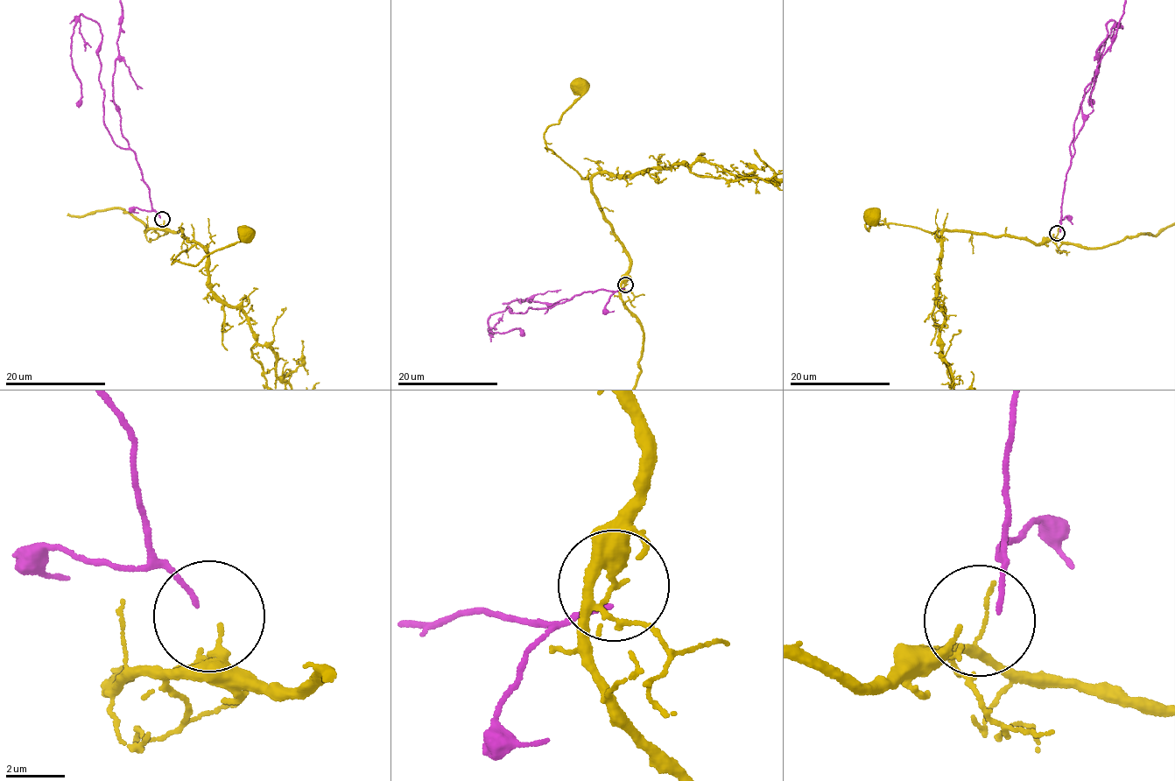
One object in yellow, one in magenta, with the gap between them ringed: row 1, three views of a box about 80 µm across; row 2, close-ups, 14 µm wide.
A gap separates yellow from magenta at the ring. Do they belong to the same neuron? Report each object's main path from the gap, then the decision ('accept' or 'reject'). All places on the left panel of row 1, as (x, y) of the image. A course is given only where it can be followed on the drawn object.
yellow runs (164, 220), (166, 228), (184, 230), (183, 236), (196, 243), (172, 263), (197, 265), (245, 235); magenta runs (160, 218), (136, 155), (113, 142), (104, 123), (101, 29), (80, 14), (71, 52), (81, 86), (78, 107); reject

